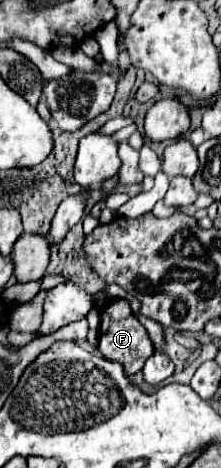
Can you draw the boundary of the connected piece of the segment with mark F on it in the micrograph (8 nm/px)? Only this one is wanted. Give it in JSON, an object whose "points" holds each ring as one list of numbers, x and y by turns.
{"points":[[115,298,99,312,101,324,99,324,99,346,97,350,103,354,103,358,123,364,125,374,133,376,143,368,143,362,153,354,153,344,147,336,145,326,139,322,139,318,131,312,131,304,125,298]]}

